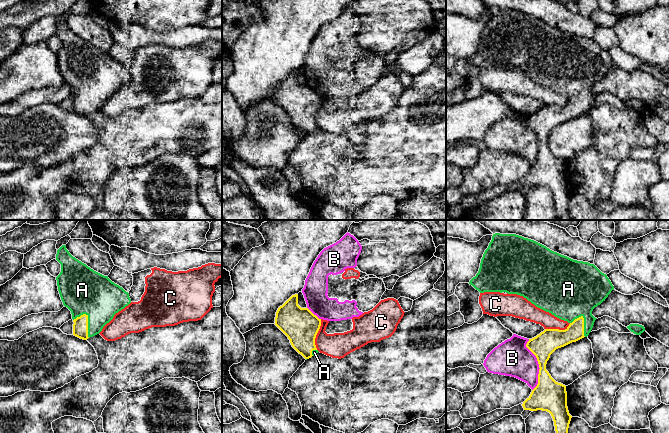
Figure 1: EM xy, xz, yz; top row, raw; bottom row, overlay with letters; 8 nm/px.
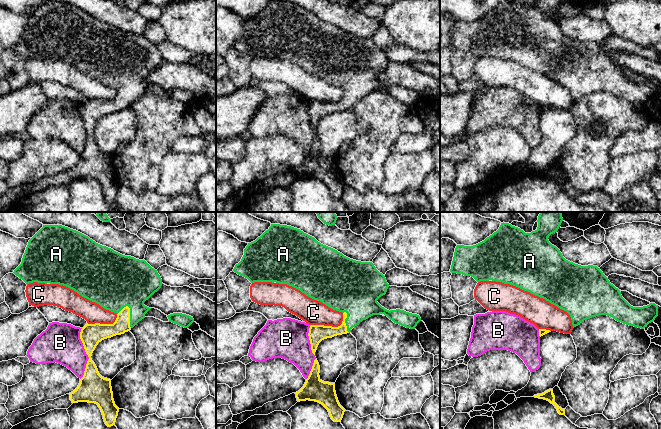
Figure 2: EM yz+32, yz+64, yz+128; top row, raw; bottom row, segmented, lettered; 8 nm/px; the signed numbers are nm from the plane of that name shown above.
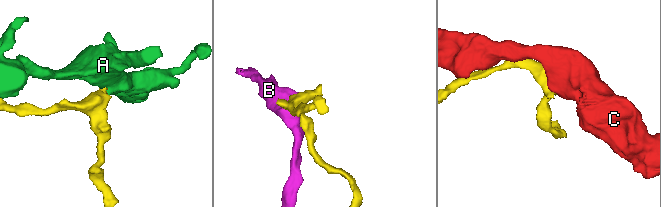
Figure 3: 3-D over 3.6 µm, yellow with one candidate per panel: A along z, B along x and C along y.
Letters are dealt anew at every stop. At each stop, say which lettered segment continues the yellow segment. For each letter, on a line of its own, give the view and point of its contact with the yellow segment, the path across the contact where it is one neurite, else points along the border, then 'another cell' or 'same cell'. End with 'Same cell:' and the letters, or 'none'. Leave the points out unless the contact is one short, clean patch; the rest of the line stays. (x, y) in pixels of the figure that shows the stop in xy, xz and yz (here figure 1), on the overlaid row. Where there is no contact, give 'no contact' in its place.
A: meets yellow in xy at (87, 325); runs through xy (80, 327), (87, 325), (95, 304), (95, 295); same cell
B: meets yellow in yz at (539, 365); another cell
C: meets yellow in xz at (316, 334); border along xz (321, 319), (321, 325), (315, 338), (316, 349); another cell
Same cell: A

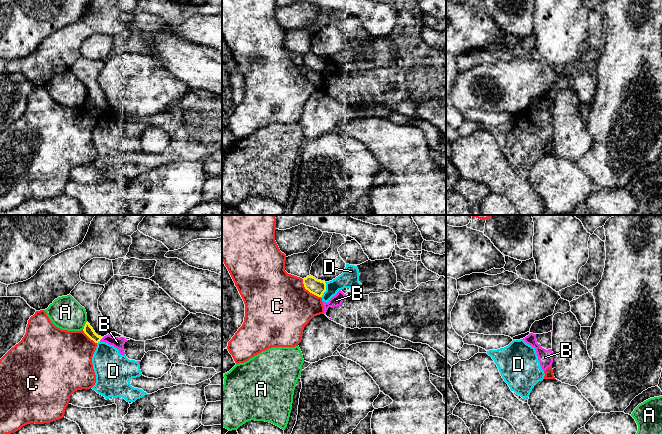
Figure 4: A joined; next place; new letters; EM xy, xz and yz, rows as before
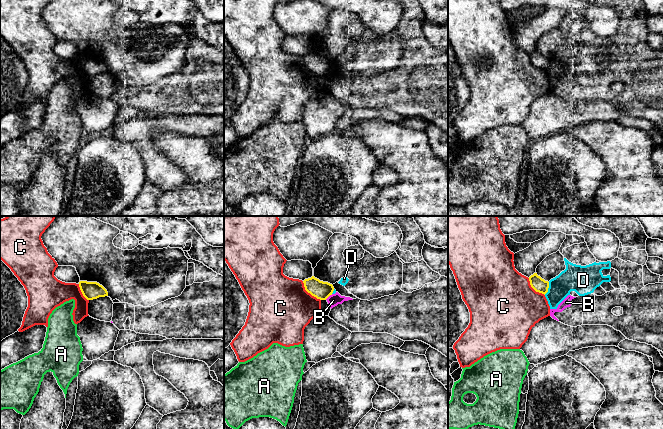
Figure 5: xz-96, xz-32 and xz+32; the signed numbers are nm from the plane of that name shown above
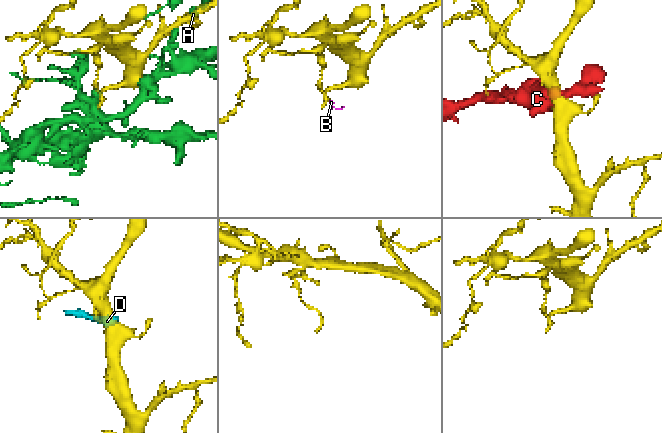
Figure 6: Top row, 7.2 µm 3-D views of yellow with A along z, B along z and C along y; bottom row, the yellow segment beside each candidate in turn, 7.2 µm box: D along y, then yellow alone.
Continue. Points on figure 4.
A: meets yellow in xy at (85, 325); border along xy (86, 321), (82, 329); another cell
B: meets yellow in xy at (101, 338); border along xy (103, 337), (99, 341); another cell
C: meets yellow in xz at (308, 290); border along xz (302, 279), (303, 286), (320, 297); another cell
D: meets yellow in xz at (325, 290); border along xz (325, 282), (325, 291), (321, 297); another cell
Same cell: none

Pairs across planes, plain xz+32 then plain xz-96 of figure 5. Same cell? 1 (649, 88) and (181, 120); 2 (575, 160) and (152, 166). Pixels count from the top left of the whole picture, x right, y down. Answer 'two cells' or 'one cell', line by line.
1: two cells
2: two cells

